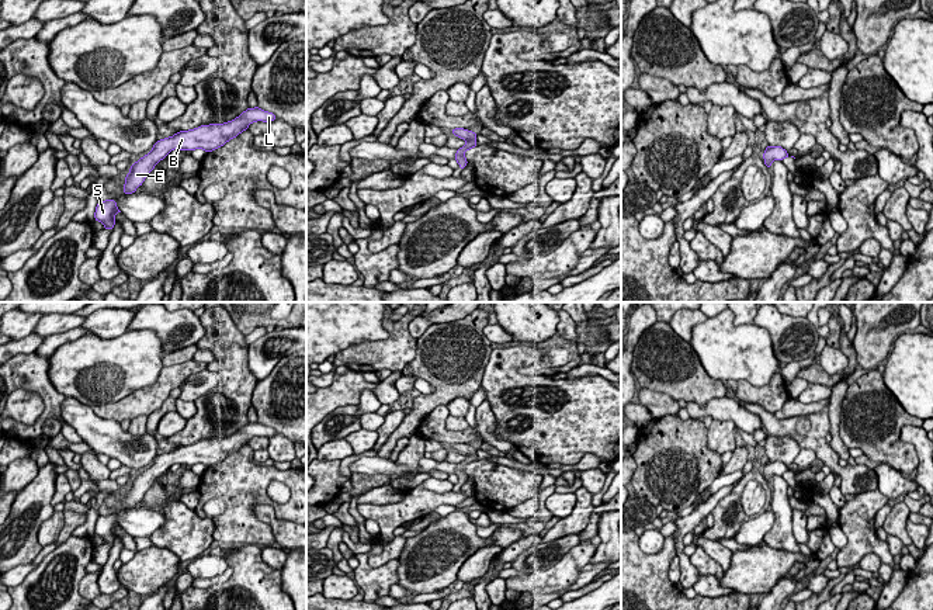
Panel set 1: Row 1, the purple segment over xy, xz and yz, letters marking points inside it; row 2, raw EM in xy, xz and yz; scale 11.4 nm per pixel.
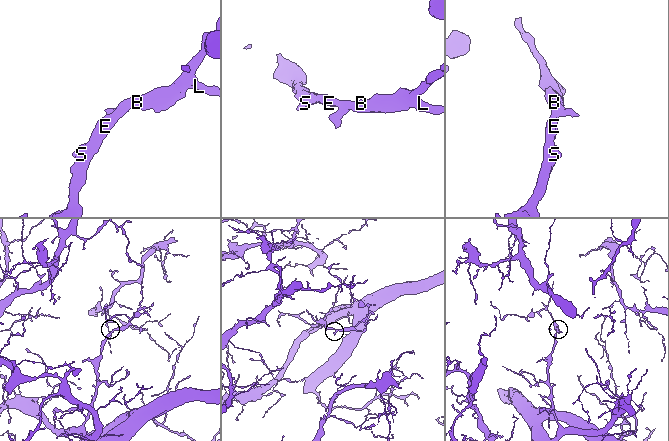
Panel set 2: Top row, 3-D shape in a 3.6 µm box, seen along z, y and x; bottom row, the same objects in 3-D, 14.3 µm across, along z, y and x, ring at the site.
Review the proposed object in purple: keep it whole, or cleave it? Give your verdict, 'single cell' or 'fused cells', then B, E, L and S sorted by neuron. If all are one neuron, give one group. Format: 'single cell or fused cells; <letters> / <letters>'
single cell; B E L S

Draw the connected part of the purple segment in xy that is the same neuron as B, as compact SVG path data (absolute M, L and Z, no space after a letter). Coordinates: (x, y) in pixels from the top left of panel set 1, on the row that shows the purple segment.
M259 107L247 108L239 117L223 124L201 125L194 129L176 132L170 138L157 141L152 150L131 164L131 171L125 176L122 194L132 194L143 184L146 176L173 149L190 150L204 149L207 153L223 146L228 141L246 131L252 122L264 121L270 124L277 115L263 111Z

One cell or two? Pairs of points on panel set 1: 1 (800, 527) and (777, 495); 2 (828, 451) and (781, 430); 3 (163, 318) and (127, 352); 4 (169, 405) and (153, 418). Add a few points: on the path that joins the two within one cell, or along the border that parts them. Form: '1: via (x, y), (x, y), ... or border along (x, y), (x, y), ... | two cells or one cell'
1: border along (793, 510), (793, 534), (798, 543) | two cells
2: via (817, 442), (805, 430), (793, 430) | one cell
3: border along (132, 316), (129, 328), (151, 329), (163, 354) | two cells
4: via (165, 409), (158, 415) | one cell

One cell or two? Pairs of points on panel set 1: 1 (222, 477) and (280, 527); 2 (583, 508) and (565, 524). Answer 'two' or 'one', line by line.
1: two
2: one

